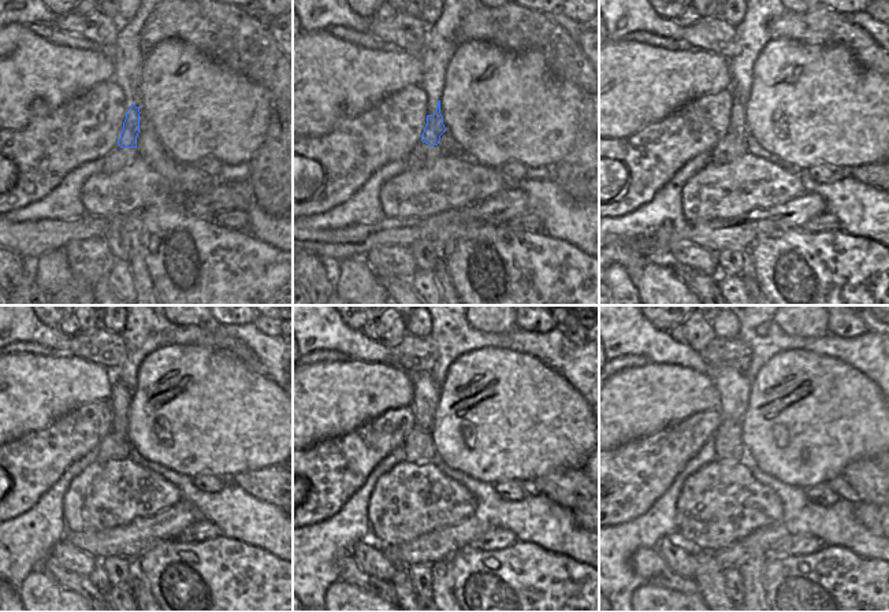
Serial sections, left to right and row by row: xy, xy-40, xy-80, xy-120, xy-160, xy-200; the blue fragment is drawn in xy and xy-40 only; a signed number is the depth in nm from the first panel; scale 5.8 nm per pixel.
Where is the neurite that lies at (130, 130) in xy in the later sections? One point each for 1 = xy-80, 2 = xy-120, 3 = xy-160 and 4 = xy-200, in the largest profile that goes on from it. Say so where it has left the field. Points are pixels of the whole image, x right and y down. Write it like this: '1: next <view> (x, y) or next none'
1: next xy-80 (737, 128)
2: next xy-120 (121, 397)
3: next xy-160 (426, 393)
4: next xy-200 (733, 388)

